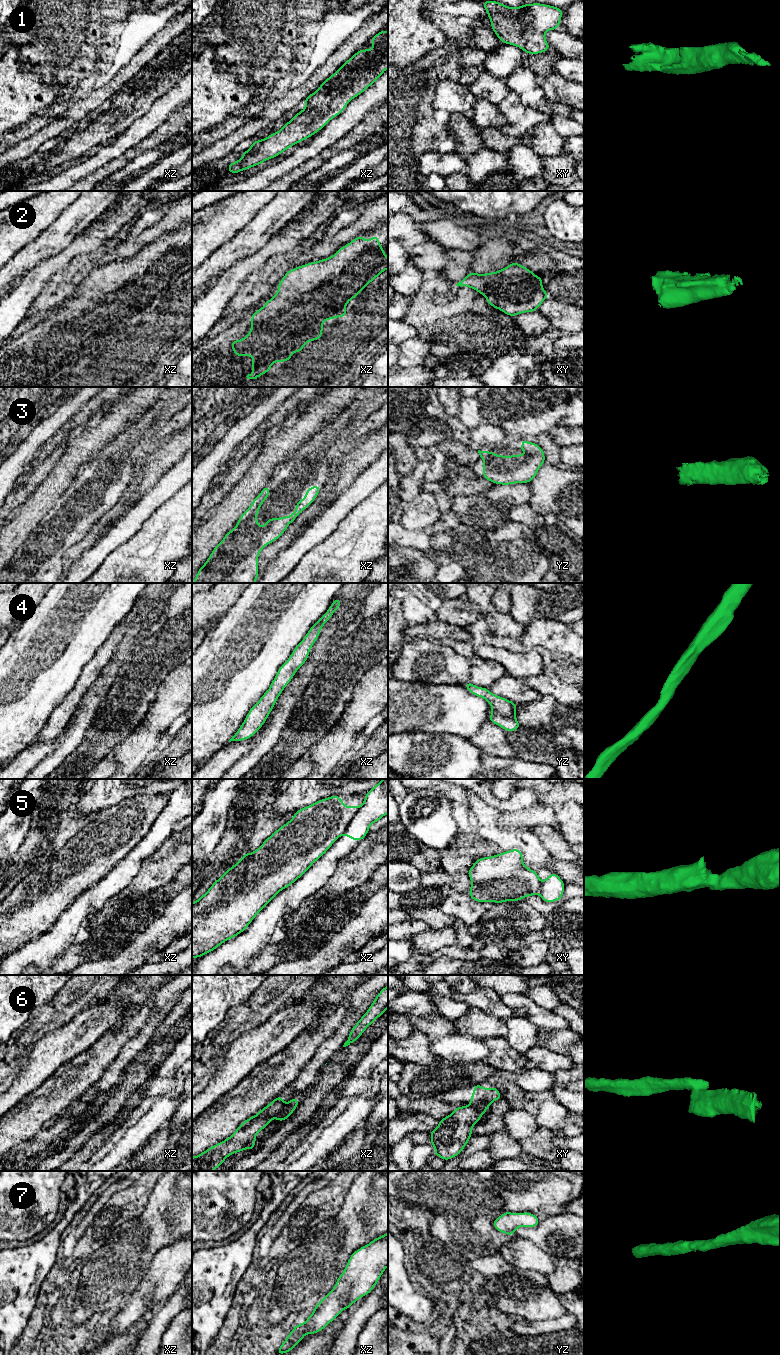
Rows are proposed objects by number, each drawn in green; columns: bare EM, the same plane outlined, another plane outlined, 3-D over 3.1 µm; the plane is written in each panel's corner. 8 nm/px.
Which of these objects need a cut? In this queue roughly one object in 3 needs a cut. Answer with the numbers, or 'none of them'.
5, 6

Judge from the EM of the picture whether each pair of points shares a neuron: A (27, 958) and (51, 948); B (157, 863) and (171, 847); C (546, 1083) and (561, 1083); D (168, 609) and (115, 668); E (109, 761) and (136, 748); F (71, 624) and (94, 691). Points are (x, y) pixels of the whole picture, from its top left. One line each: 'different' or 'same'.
A: same
B: same
C: different
D: different
E: different
F: different

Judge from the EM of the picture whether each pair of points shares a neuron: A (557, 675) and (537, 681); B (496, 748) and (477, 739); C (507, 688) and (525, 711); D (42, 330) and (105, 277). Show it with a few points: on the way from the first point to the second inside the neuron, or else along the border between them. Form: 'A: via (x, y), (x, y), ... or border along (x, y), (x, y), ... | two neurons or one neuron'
A: via (552, 680), (542, 681) | one neuron
B: via (491, 743), (487, 739), (482, 739) | one neuron
C: border along (542, 696), (534, 701), (518, 705) | two neurons
D: via (59, 320), (67, 319), (92, 294) | one neuron

